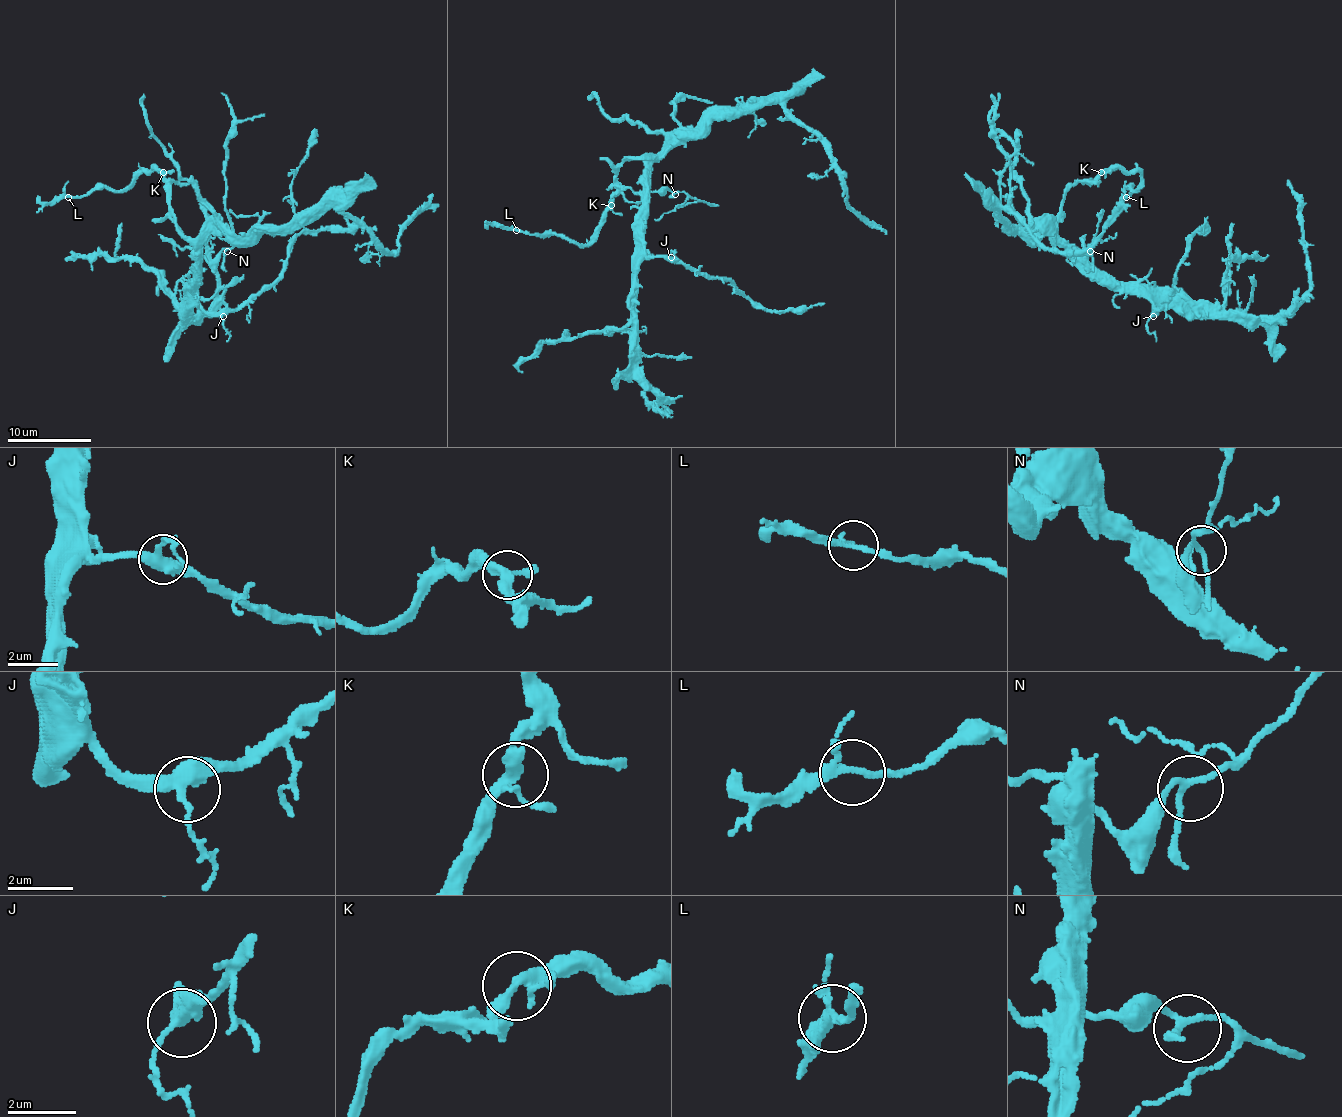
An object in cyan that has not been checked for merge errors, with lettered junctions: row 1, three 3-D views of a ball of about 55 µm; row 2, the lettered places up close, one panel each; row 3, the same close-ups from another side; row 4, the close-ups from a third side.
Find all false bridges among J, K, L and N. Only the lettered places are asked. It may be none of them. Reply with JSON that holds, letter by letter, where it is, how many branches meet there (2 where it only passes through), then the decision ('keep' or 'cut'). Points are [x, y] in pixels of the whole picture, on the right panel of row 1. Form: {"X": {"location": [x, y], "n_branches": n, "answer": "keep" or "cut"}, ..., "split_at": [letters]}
{"J": {"location": [1153, 316], "n_branches": 3, "answer": "keep"}, "K": {"location": [1101, 172], "n_branches": 4, "answer": "keep"}, "L": {"location": [1126, 197], "n_branches": 3, "answer": "keep"}, "N": {"location": [1090, 251], "n_branches": 3, "answer": "keep"}, "split_at": []}

